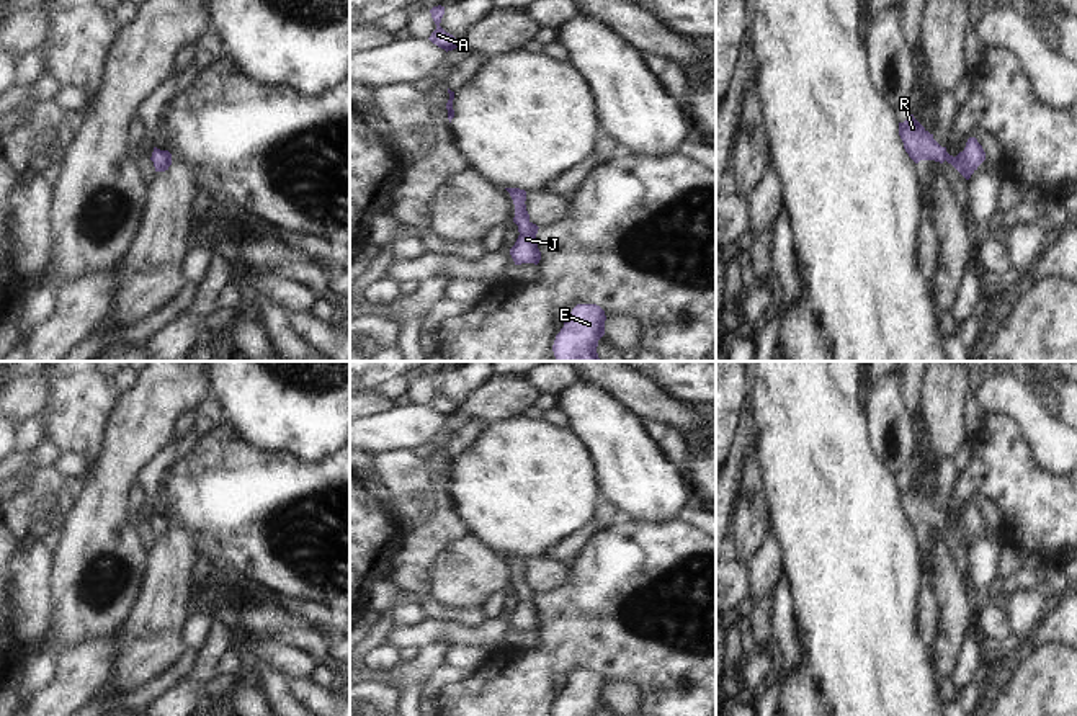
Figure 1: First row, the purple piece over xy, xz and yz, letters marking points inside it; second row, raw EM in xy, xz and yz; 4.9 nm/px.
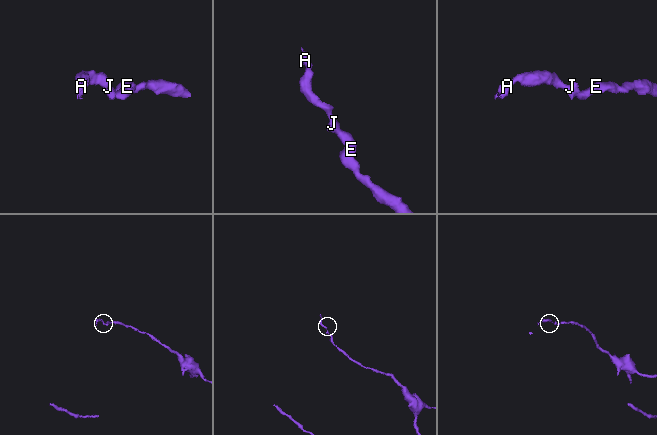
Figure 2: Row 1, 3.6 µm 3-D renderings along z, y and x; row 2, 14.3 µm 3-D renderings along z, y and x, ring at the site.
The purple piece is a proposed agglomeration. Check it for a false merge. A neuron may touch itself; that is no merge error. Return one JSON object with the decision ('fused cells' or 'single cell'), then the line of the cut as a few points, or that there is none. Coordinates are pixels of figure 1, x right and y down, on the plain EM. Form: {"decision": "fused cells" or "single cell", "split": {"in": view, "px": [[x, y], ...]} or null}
{"decision": "single cell", "split": null}

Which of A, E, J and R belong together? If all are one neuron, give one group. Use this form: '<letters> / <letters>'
A E J R

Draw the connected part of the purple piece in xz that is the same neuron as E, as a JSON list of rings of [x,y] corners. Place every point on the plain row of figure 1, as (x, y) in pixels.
[[[577,670],[556,701],[552,716],[597,716],[605,701],[605,677],[597,670]]]

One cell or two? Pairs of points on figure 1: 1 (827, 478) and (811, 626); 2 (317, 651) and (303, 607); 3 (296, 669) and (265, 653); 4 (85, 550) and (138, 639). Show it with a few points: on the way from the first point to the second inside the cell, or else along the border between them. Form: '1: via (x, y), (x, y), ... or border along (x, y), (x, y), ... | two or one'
1: via (827, 515), (827, 589) | one
2: border along (290, 610), (308, 617), (314, 623) | two
3: via (288, 661), (273, 653) | one
4: border along (143, 586), (139, 602), (121, 628) | two

